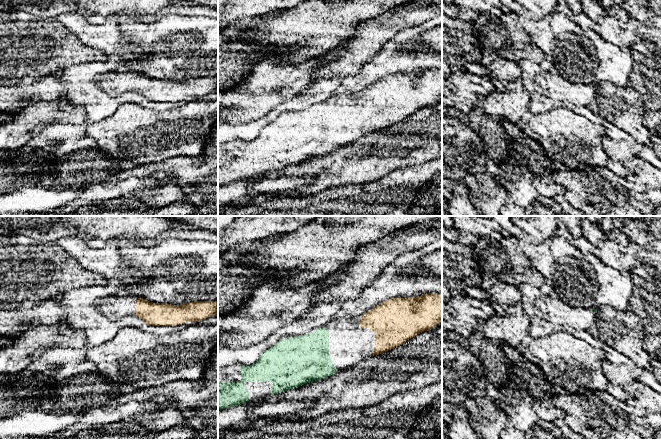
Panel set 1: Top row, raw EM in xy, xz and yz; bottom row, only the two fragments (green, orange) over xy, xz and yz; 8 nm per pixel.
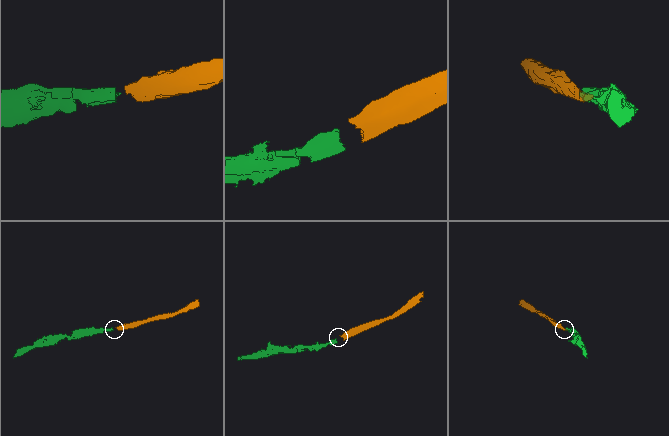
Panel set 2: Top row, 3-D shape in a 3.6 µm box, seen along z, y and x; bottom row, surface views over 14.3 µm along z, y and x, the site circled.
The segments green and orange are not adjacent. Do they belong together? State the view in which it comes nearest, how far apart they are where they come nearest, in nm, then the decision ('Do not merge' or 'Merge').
Closest in xz. Distance 260 nm. Merge

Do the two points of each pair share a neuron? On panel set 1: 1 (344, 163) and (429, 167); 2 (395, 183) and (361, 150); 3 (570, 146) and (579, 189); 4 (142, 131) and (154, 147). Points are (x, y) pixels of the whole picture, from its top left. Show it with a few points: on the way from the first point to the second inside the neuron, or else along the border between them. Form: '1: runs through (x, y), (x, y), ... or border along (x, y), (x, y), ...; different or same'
1: border along (431, 160), (425, 163), (399, 167), (386, 175); different
2: border along (405, 166), (364, 182); different
3: border along (586, 165), (576, 169), (567, 169); different
4: runs through (146, 135), (154, 143); same

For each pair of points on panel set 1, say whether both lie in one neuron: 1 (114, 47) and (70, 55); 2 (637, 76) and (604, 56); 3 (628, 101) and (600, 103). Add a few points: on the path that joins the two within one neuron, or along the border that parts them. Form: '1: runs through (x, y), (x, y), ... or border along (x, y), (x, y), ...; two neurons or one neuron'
1: border along (102, 51), (108, 56); two neurons
2: border along (629, 51), (633, 61), (633, 68), (628, 84); two neurons
3: runs through (621, 103), (607, 103); one neuron

